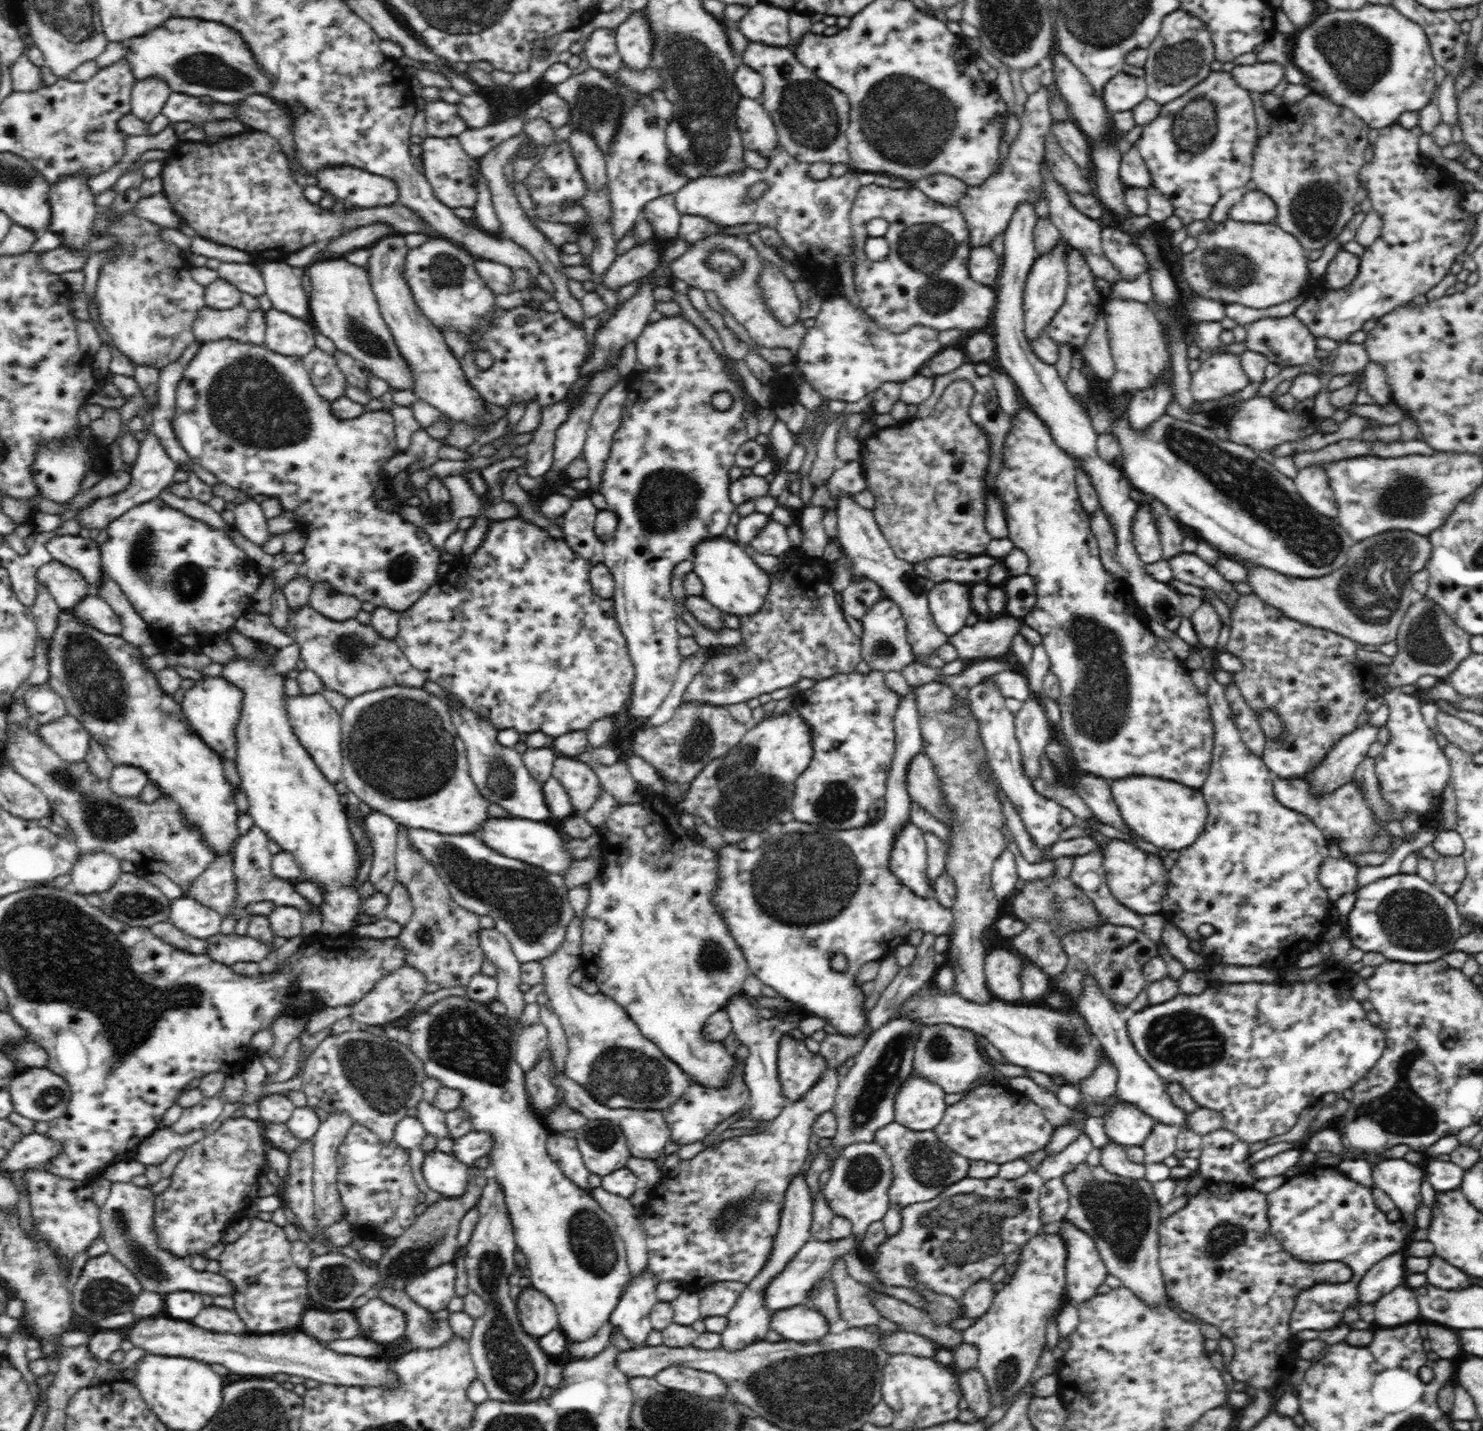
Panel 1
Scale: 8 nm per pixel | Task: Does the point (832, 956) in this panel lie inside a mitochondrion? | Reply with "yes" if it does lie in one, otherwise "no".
no

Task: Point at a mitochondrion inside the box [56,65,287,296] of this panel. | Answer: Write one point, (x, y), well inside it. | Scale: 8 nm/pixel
(90, 130)

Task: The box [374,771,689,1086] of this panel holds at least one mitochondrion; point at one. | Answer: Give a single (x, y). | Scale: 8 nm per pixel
(530, 904)

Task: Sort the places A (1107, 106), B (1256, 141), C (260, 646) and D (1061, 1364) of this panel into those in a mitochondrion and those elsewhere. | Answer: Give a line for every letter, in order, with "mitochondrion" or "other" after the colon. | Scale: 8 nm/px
A: other
B: other
C: other
D: other

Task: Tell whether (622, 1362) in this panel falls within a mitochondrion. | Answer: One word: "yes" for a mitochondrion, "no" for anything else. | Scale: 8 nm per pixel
no

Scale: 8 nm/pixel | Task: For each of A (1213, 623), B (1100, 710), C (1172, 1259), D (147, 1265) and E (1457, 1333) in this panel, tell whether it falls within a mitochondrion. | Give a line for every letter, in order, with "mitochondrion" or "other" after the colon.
A: other
B: mitochondrion
C: other
D: mitochondrion
E: other

